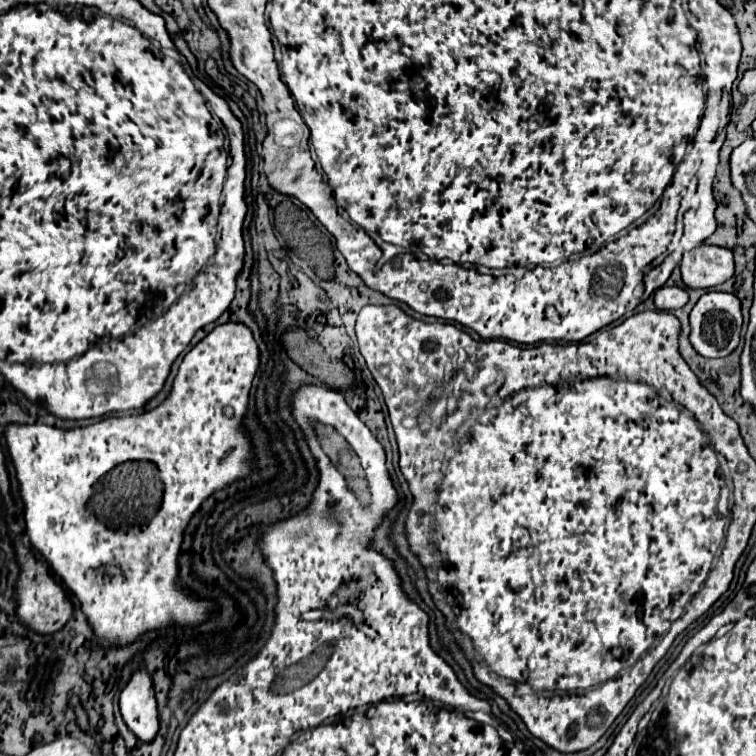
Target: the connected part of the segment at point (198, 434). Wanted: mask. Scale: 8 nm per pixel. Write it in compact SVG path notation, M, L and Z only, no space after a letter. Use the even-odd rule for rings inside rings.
M226 322L226 324L220 324L220 326L216 326L216 328L214 328L214 330L212 330L212 332L210 332L210 334L208 334L208 336L206 336L206 338L204 338L204 340L202 340L202 342L200 342L200 344L198 344L198 346L194 346L194 350L190 350L190 352L188 352L188 354L186 354L186 356L184 356L184 360L182 360L182 364L180 364L180 370L178 370L178 374L176 374L176 378L174 378L174 384L172 384L172 390L170 390L170 394L168 394L168 398L166 398L166 400L164 400L164 402L162 402L162 404L158 404L158 406L156 406L156 408L152 408L152 410L148 410L148 412L142 412L142 414L134 414L134 416L120 416L120 418L116 418L116 416L112 416L112 418L106 418L106 420L100 420L100 422L94 422L94 424L90 424L90 426L84 426L84 428L70 428L70 430L64 430L64 428L52 428L52 426L44 426L44 424L32 424L32 426L16 426L16 424L14 424L14 426L12 426L12 424L10 424L10 426L8 426L8 428L6 428L6 442L8 442L8 450L10 450L10 456L12 456L12 462L14 462L14 466L16 466L16 476L18 476L18 482L20 482L20 494L22 494L22 500L24 500L24 520L26 520L26 532L28 532L28 536L30 536L30 542L32 542L32 546L34 546L34 548L35 548L35 549L36 549L36 550L40 550L40 554L42 554L42 556L44 556L44 558L46 558L46 560L48 560L48 564L50 564L50 566L52 566L52 570L54 570L54 572L56 572L56 574L58 574L58 576L60 576L60 578L62 578L62 582L64 582L64 584L66 584L66 588L68 588L68 590L70 590L70 592L72 592L72 594L74 594L74 596L76 596L76 598L78 598L78 600L80 600L80 604L82 604L82 612L84 612L84 614L86 614L86 618L88 618L88 622L90 622L90 626L92 626L92 628L94 628L94 634L96 634L96 642L98 642L98 644L100 644L100 646L104 646L104 648L112 648L112 646L126 646L126 644L130 644L130 642L134 642L134 640L136 640L136 638L138 638L138 636L140 636L140 634L144 634L144 632L148 632L148 630L152 630L152 628L162 628L162 626L166 626L166 624L170 624L170 622L174 622L174 624L180 624L180 626L196 626L196 624L202 624L202 622L204 622L204 620L206 620L206 618L208 618L208 616L210 616L210 612L212 612L212 610L214 610L214 604L212 604L212 602L206 602L206 600L198 600L198 598L194 598L194 596L192 596L192 594L188 594L188 592L186 592L186 590L184 590L184 588L182 588L182 586L180 586L180 584L178 584L178 582L176 582L176 576L178 576L178 552L180 552L180 544L182 544L182 532L184 532L184 528L186 528L186 524L188 524L188 522L190 522L190 518L192 518L192 514L194 514L194 512L196 512L196 510L198 510L198 508L200 508L200 504L202 504L202 502L204 502L204 500L206 500L206 498L208 498L208 496L210 496L210 494L212 494L212 492L216 492L216 490L220 490L220 488L224 488L224 486L228 486L228 484L230 484L230 482L234 482L234 480L238 480L238 478L244 478L244 476L248 476L248 474L250 474L250 470L252 470L252 460L250 460L250 458L252 458L252 454L250 454L250 438L248 438L248 434L246 434L246 430L244 430L244 428L242 428L242 418L244 418L244 412L246 412L246 406L248 406L248 394L250 394L250 384L252 384L252 378L254 378L254 374L256 374L256 370L258 370L258 364L260 364L260 360L258 360L258 346L256 346L256 342L254 342L254 338L252 338L252 332L250 332L250 330L248 330L248 328L246 328L246 326L244 326L244 324L234 324L234 322ZM224 406L230 406L230 408L232 408L232 410L234 410L234 416L232 416L232 418L226 418L226 416L224 416L224 412L222 412L222 410L224 410ZM94 484L96 484L96 492L98 492L98 494L96 494L96 496L92 496L92 492L94 492ZM90 496L92 496L92 500L94 500L94 502L96 502L96 506L98 506L98 510L94 510L94 512L92 512L92 510L90 510L90 508L88 508L88 500L90 500ZM124 522L142 522L142 524L144 524L144 522L146 522L146 524L144 524L144 526L126 526L126 528L124 528Z

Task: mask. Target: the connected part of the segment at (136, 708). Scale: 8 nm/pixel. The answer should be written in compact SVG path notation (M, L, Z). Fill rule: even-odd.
M142 668L136 670L128 684L122 688L120 694L120 712L126 722L126 726L142 740L142 742L152 742L154 736L158 734L158 710L156 710L156 698L154 698L154 688L152 688L152 676Z

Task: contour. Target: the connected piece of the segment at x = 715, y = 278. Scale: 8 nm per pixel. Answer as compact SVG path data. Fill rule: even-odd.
M702 244L684 254L680 270L688 288L712 288L734 276L734 256L728 248Z

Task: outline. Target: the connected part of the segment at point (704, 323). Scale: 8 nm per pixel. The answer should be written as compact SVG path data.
M706 292L690 312L690 342L704 358L724 358L736 350L740 344L742 312L740 300L730 292Z

